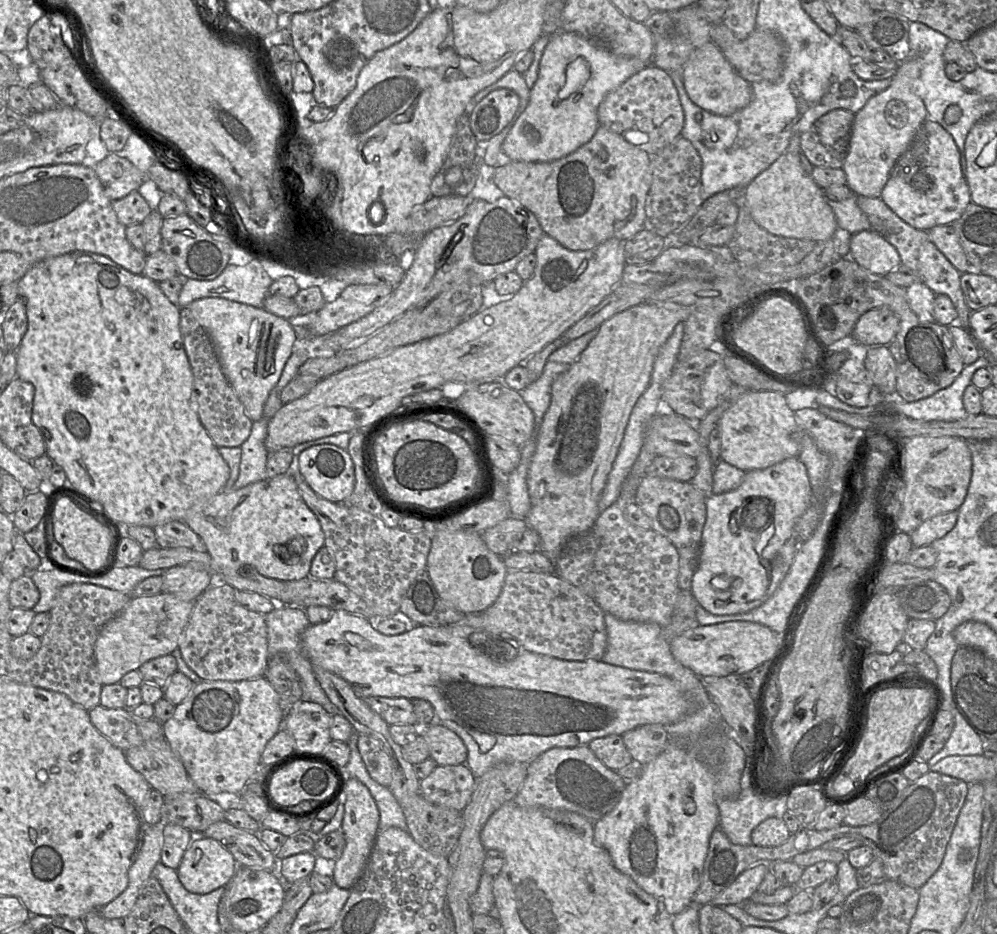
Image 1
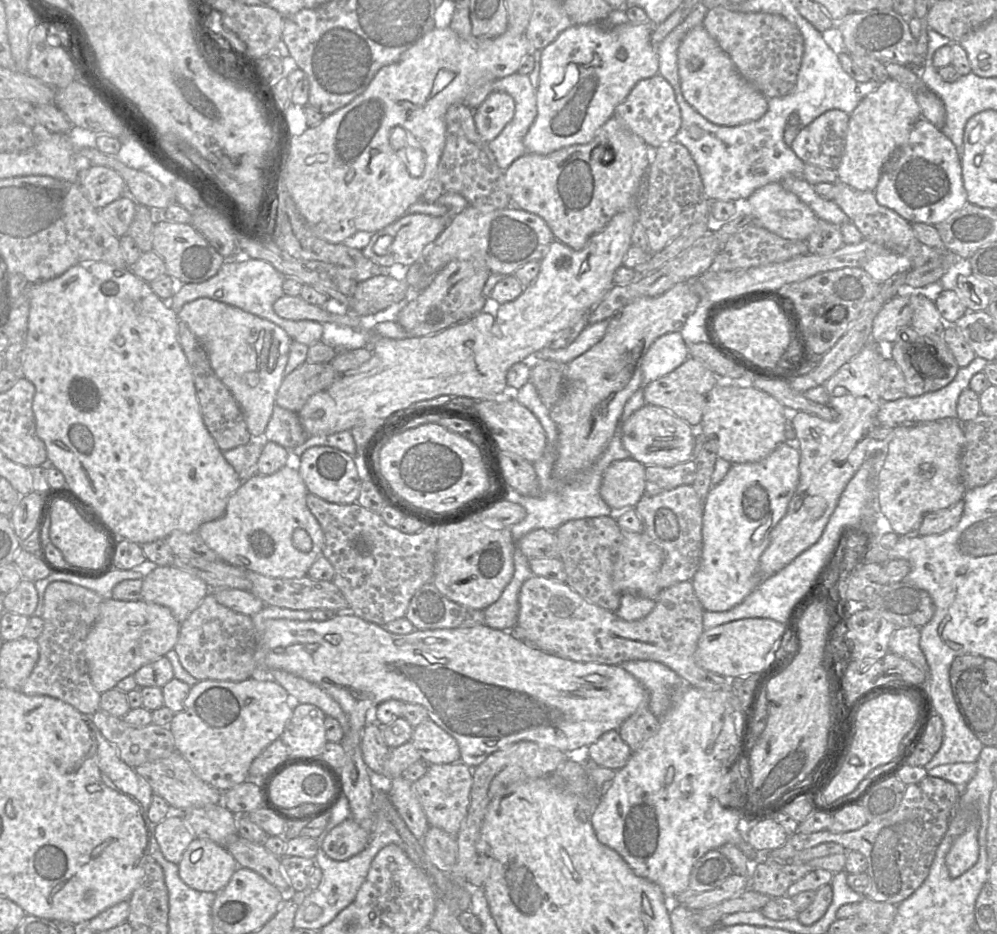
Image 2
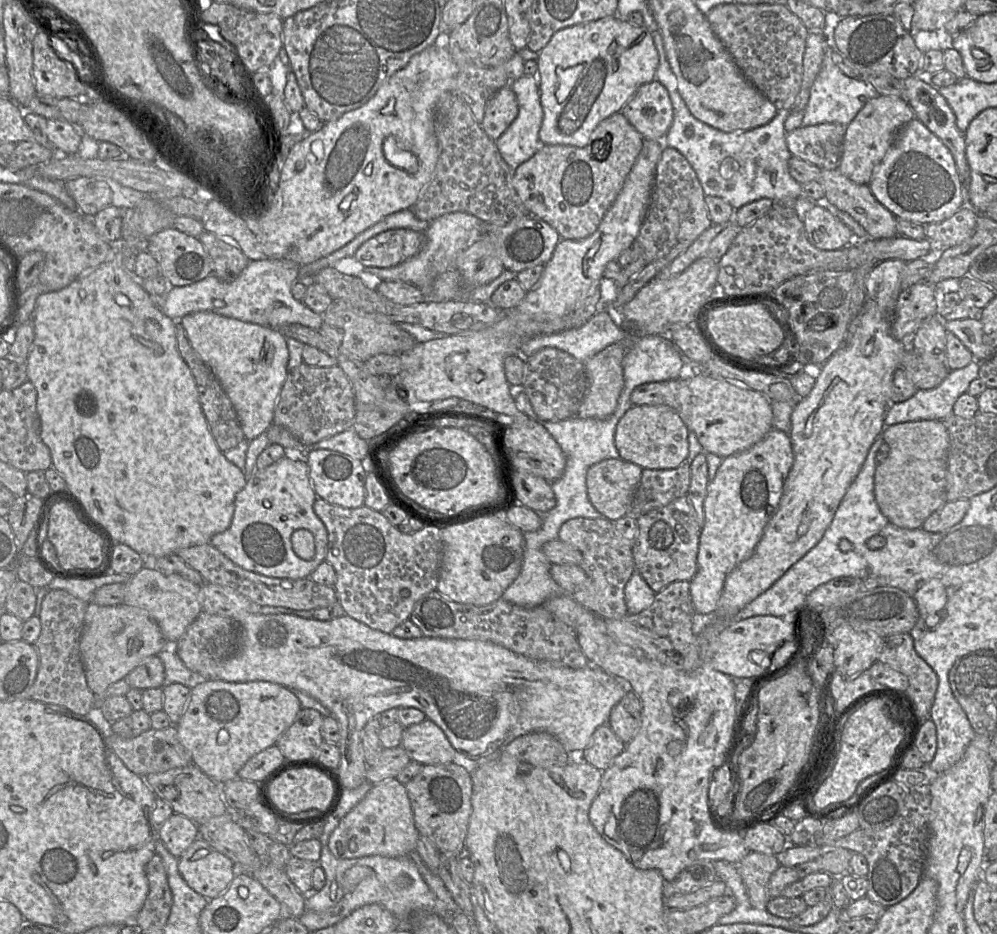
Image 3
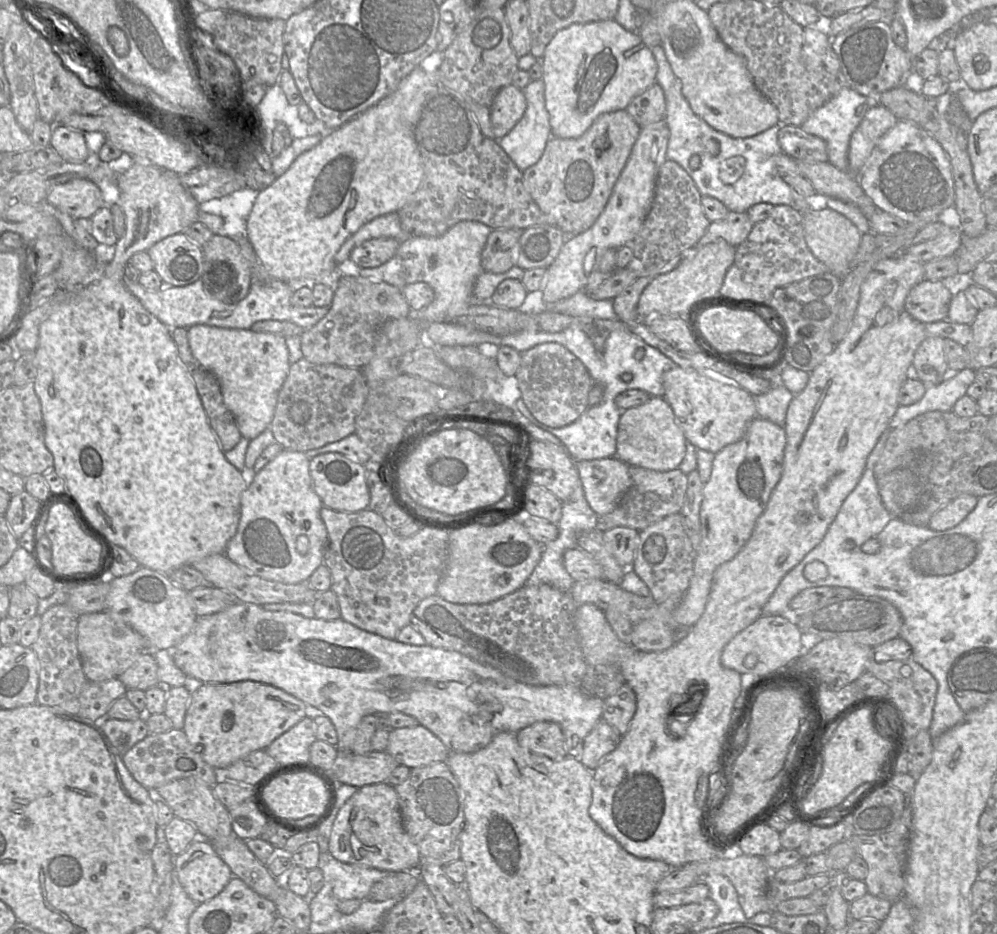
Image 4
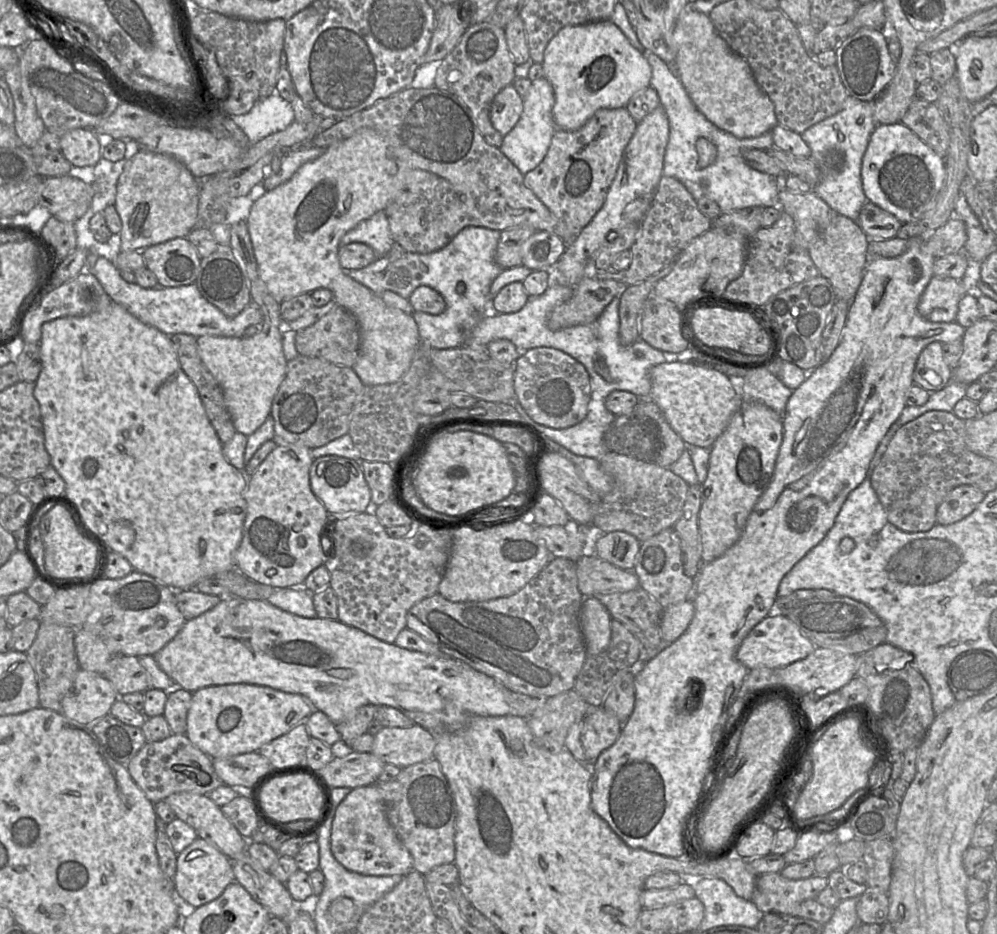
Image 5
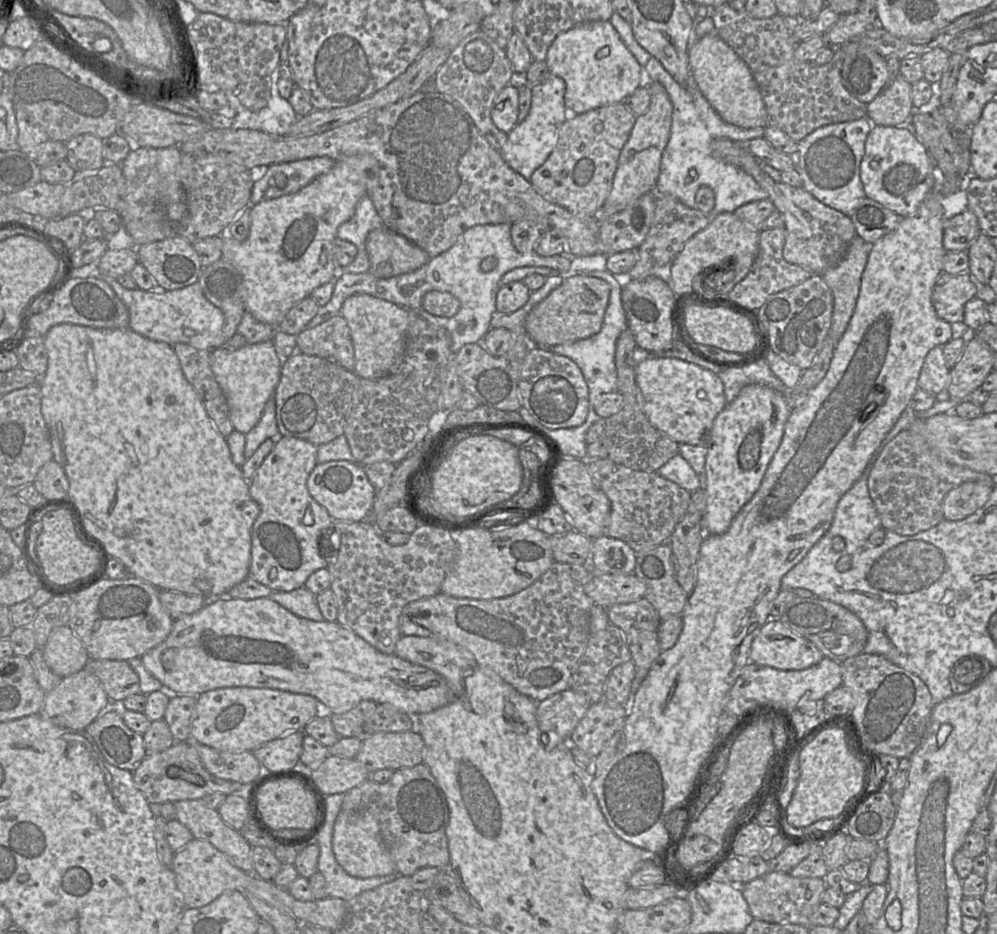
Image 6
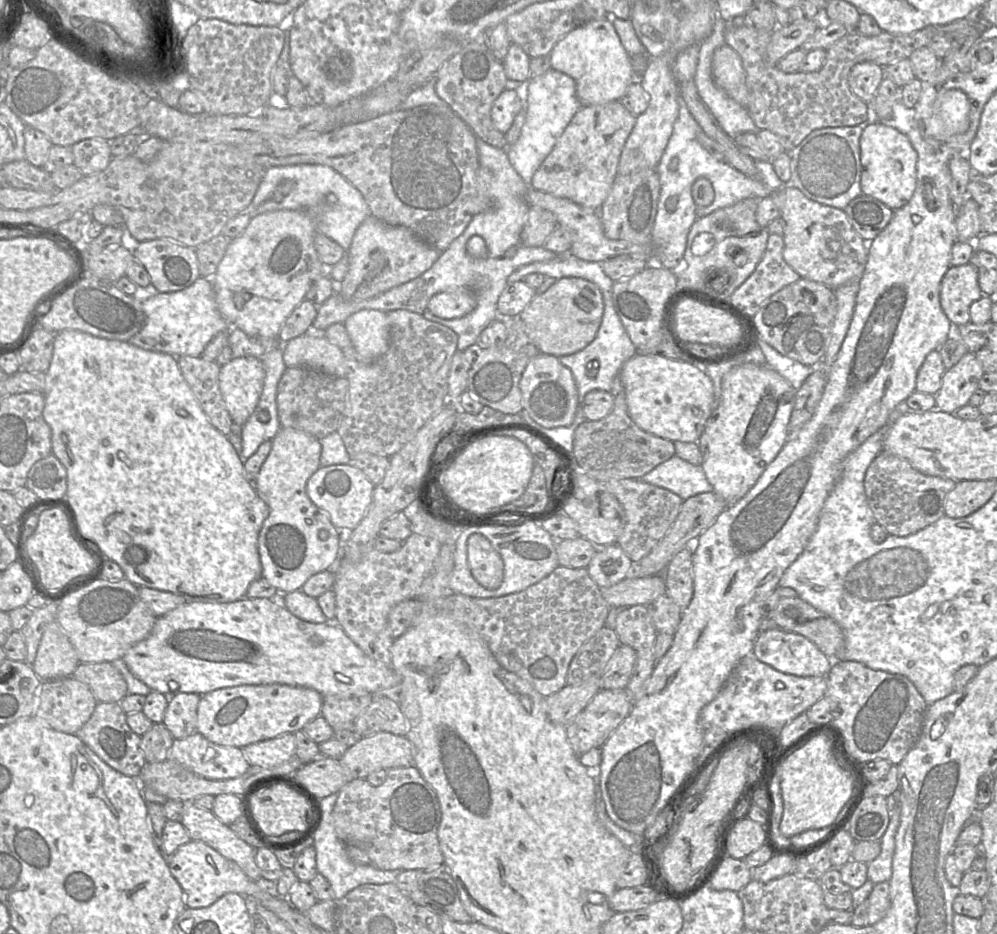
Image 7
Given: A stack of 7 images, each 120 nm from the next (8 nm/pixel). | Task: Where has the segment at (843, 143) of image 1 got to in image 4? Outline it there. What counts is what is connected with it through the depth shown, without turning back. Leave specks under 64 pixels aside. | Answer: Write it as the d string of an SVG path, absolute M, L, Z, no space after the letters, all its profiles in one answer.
M782 125L778 132L778 142L783 153L795 160L807 162L827 162L826 142L805 132L799 126Z

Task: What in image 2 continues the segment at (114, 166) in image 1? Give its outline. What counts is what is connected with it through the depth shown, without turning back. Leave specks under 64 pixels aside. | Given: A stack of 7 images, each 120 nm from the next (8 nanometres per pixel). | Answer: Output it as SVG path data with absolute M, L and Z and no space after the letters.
M91 166L79 171L78 183L85 197L96 209L102 209L122 197L126 187L123 178L105 166Z

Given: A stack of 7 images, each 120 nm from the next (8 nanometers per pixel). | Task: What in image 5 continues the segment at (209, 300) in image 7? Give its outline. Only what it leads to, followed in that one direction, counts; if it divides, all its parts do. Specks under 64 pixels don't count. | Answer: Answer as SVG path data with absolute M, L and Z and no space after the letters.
M104 257L98 258L92 274L114 302L123 306L143 323L159 329L168 336L187 333L195 337L203 335L242 337L246 328L263 321L261 309L254 301L251 301L237 316L228 317L201 294L196 283L178 287L143 288L137 283L126 282L115 265Z

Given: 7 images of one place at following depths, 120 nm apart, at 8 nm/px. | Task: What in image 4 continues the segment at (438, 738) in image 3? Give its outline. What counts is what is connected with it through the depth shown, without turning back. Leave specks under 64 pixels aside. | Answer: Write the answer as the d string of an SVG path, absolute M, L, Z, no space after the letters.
M423 725L390 729L385 750L399 765L409 768L427 766L434 762L446 762L450 751L443 742Z

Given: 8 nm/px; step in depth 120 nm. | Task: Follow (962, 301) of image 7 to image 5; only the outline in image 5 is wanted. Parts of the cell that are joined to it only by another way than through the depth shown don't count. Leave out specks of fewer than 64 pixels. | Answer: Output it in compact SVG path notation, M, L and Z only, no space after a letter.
M933 276L923 291L917 309L919 314L930 322L953 322L956 320L958 305L967 293L961 279Z

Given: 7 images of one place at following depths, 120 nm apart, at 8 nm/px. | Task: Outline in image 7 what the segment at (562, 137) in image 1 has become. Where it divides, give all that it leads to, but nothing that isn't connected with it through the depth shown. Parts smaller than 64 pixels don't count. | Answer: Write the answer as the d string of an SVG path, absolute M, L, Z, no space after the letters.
M612 17L592 20L570 31L551 50L551 68L570 76L576 83L576 94L582 105L600 105L621 101L636 79L631 56L622 45Z

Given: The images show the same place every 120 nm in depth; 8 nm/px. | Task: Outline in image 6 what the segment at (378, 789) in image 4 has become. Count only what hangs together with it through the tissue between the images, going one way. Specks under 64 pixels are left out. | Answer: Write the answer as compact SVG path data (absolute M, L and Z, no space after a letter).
M369 811L339 812L333 829L332 849L337 863L352 877L370 878L395 873L395 865L382 839L380 827Z

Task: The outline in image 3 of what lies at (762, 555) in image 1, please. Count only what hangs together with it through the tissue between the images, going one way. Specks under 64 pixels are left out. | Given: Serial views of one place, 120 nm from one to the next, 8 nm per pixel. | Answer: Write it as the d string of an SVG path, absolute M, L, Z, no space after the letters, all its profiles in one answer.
M775 428L751 448L723 458L715 478L707 486L697 572L689 581L690 596L697 613L715 611L726 576L753 554L766 525L779 506L793 463L789 434Z

